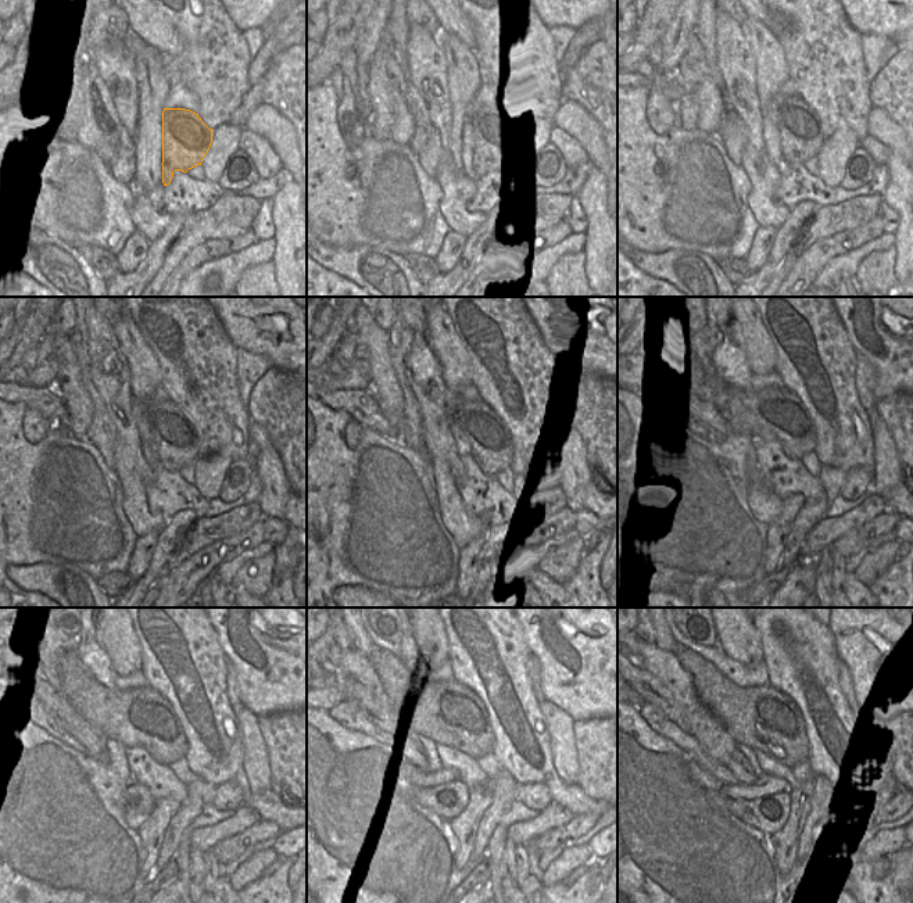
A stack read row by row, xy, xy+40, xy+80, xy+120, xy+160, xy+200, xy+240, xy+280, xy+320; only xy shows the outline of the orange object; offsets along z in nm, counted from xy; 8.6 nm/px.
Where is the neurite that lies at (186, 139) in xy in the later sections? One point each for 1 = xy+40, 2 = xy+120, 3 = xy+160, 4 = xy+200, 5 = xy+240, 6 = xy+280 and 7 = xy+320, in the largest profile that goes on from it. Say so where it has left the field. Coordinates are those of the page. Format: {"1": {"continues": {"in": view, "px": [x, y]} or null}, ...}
{"1": {"continues": {"in": "xy+40", "px": [494, 133]}}, "2": {"continues": {"in": "xy+120", "px": [175, 437]}}, "3": {"continues": {"in": "xy+160", "px": [490, 444]}}, "4": {"continues": {"in": "xy+200", "px": [772, 411]}}, "5": {"continues": {"in": "xy+240", "px": [151, 723]}}, "6": {"continues": {"in": "xy+280", "px": [462, 721]}}, "7": {"continues": {"in": "xy+320", "px": [776, 726]}}}

